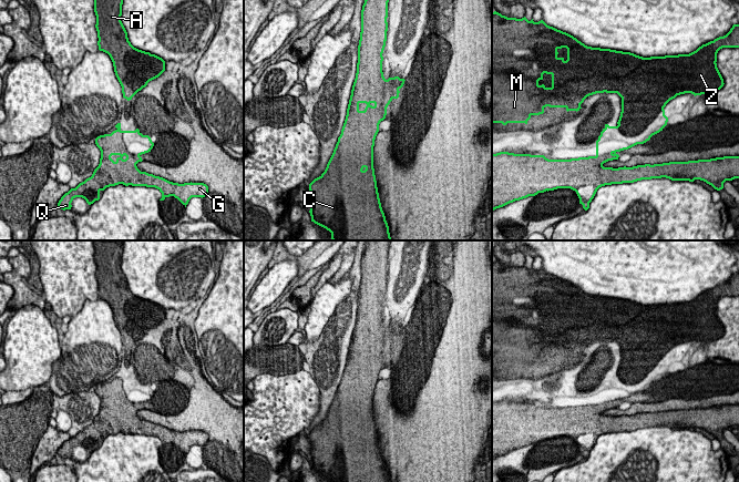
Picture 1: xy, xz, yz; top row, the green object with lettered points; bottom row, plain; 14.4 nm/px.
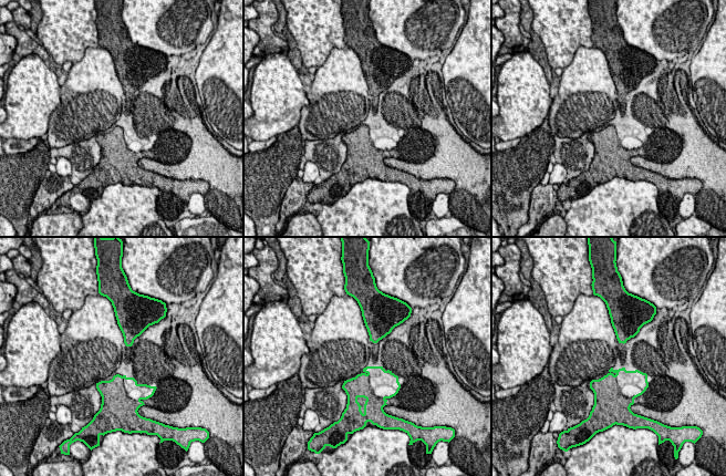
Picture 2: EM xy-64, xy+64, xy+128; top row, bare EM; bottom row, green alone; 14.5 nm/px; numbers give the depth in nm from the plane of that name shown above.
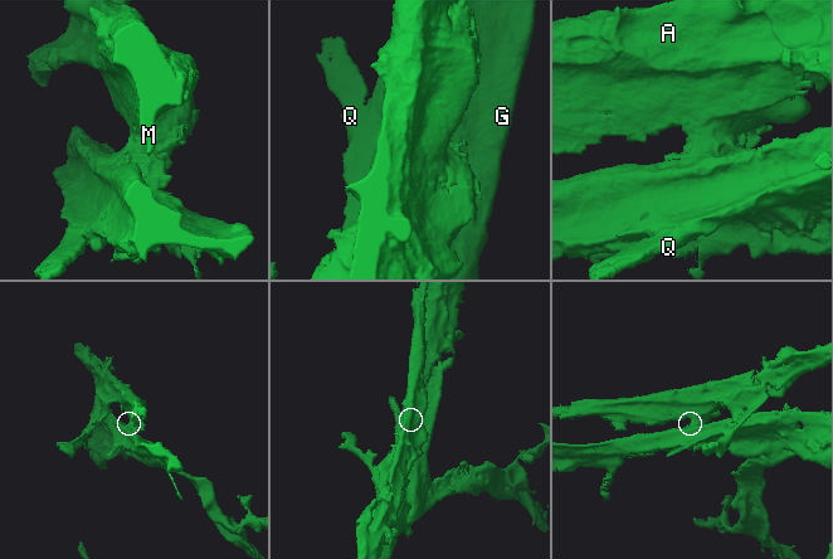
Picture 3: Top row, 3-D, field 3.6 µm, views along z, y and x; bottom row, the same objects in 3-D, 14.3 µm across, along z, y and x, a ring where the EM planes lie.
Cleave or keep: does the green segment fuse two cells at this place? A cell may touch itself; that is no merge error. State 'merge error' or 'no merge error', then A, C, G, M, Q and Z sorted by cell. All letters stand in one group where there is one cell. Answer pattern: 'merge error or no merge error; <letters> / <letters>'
merge error; A M Z / C G Q

